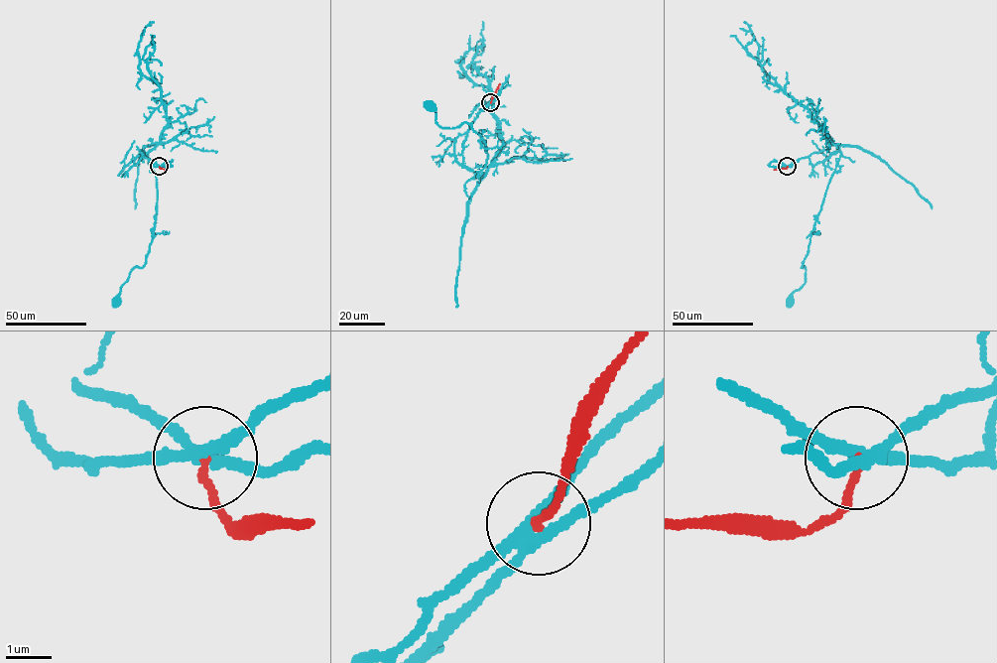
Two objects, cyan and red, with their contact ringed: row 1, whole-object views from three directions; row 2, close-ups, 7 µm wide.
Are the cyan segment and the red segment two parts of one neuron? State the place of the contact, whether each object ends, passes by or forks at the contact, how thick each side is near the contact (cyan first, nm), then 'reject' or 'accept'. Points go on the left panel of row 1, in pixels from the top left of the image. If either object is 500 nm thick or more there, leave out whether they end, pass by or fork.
place (159, 166); cyan forks; red ends; calibres 280 and 160 nm; reject

